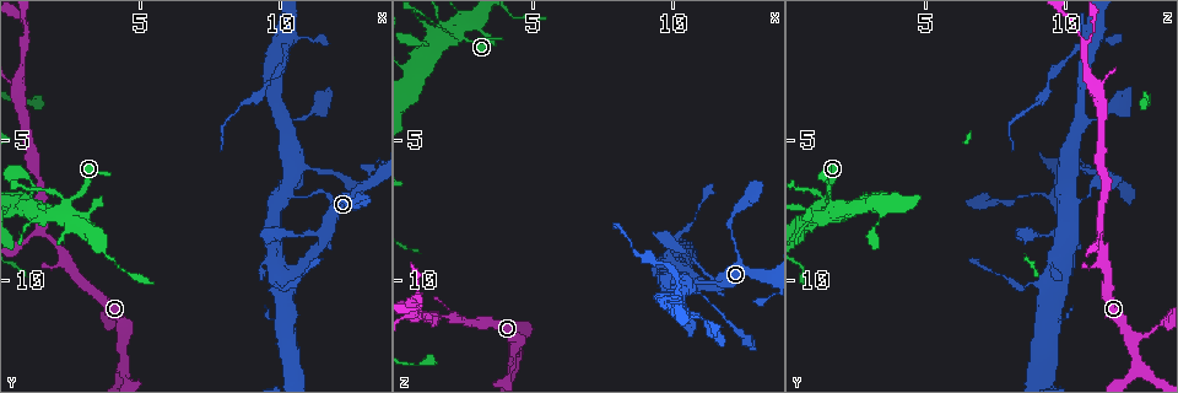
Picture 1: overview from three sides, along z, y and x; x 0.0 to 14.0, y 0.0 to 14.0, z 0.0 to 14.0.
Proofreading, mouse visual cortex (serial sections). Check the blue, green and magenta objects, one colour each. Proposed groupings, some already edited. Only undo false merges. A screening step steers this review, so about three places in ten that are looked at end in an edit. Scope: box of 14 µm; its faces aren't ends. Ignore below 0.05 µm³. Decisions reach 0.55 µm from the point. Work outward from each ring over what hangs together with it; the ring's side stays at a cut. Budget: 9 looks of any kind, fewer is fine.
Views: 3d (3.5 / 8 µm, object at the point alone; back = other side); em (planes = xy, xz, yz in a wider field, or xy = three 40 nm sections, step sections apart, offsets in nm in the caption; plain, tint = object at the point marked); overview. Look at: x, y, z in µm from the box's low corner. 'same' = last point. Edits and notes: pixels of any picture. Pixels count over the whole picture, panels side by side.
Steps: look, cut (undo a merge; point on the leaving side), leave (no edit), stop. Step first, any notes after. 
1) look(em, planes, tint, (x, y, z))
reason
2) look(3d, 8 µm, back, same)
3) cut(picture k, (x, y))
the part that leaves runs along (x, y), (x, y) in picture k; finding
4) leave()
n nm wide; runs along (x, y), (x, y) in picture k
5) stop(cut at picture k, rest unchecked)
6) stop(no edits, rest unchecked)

look(3d, 8 µm, (9.9, 10.2, 8.6))
thin neck

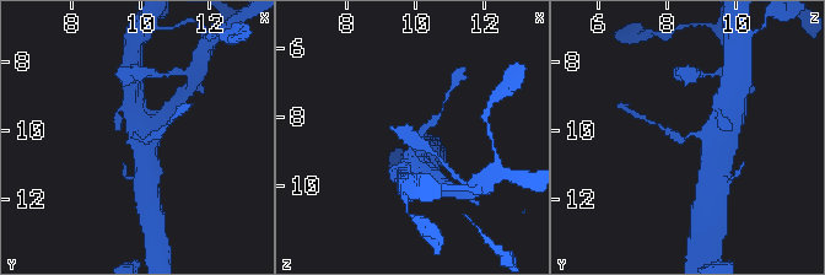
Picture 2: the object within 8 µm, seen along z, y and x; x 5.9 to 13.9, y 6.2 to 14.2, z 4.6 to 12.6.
look(em, xy, step 3, tint, (9.8, 10.2, 8.6))
arms of 250, 500 nm; now the EM

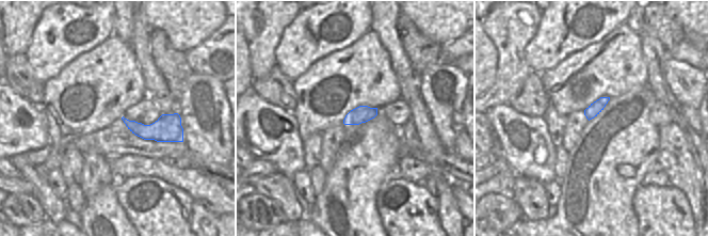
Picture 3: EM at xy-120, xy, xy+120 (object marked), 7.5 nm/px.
leave()
runs along (419, 168), (409, 140), (437, 117) in picture 2; continuous, no second cell

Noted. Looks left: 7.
look(3d, 3.5 µm, (10.2, 1.8, 10.4))

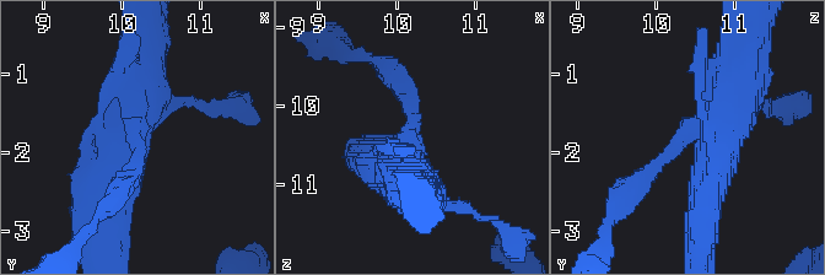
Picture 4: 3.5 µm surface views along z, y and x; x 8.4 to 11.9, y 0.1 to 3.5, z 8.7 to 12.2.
look(em, planes, tint, (10.20, 1.80, 10.40))

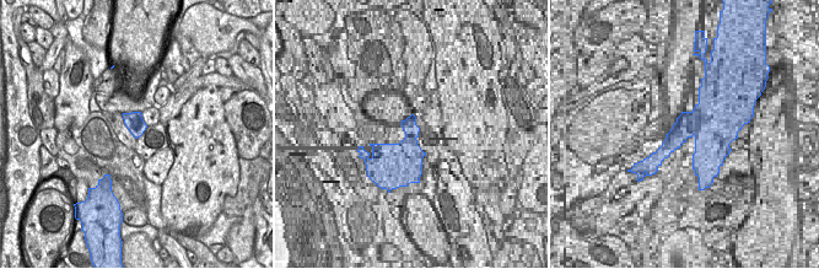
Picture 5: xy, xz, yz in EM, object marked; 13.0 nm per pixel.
cut(picture 4, (651, 177))
240 nm wide; the part that leaves runs along (679, 145), (635, 182), (607, 224) in picture 4; two cells meet here

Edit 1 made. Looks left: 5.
look(3d, 8 µm, (1.5, 8.3, 11.1))
three-way junction

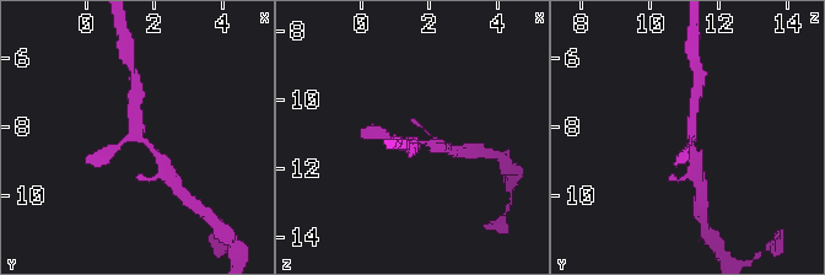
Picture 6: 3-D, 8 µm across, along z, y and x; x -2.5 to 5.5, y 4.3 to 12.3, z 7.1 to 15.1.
look(3d, 3.5 µm, (1.5, 8.3, 11.2))

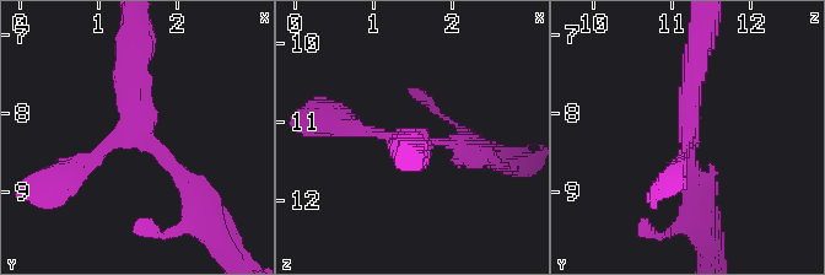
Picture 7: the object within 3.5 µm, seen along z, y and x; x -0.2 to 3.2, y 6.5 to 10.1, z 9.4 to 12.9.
look(em, xy, step 3, tint, (1.55, 8.20, 11.25))
3 arms; arms of 150, 200, 300 nm; need the tissue

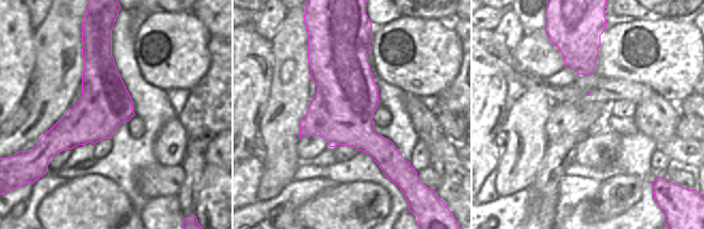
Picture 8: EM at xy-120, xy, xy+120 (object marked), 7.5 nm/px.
leave()
480 nm wide; runs along (198, 192), (138, 131), (134, 49) in picture 7; one cell here

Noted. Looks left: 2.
look(3d, 3.5 µm, (4.3, 11.6, 13.3))
thin neck

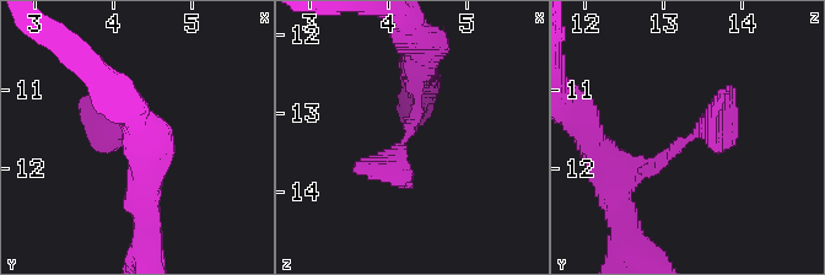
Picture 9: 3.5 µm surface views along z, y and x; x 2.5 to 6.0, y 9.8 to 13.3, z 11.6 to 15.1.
look(em, xy, step 5, tint, (4.20, 11.60, 13.30))

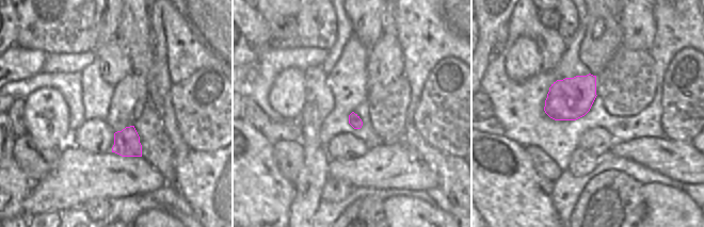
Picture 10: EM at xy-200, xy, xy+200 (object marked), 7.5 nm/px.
leave()
runs along (615, 171), (656, 167), (728, 91) in picture 9; all the same cell

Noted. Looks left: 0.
stop(cut at picture 4, rest unchecked)

